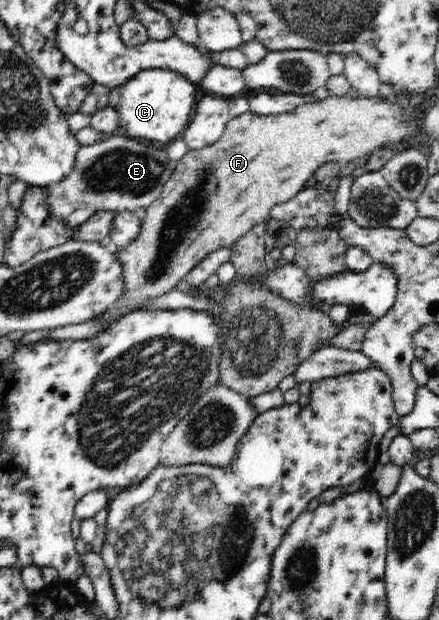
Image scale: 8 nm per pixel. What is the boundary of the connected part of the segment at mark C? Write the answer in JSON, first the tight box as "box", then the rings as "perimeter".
{"box":[115,69,196,143],"perimeter":[[[146,69],[136,73],[119,86],[120,98],[115,108],[121,129],[132,139],[138,137],[161,143],[173,142],[177,133],[187,127],[191,112],[195,109],[196,86],[180,73],[168,69]]]}

